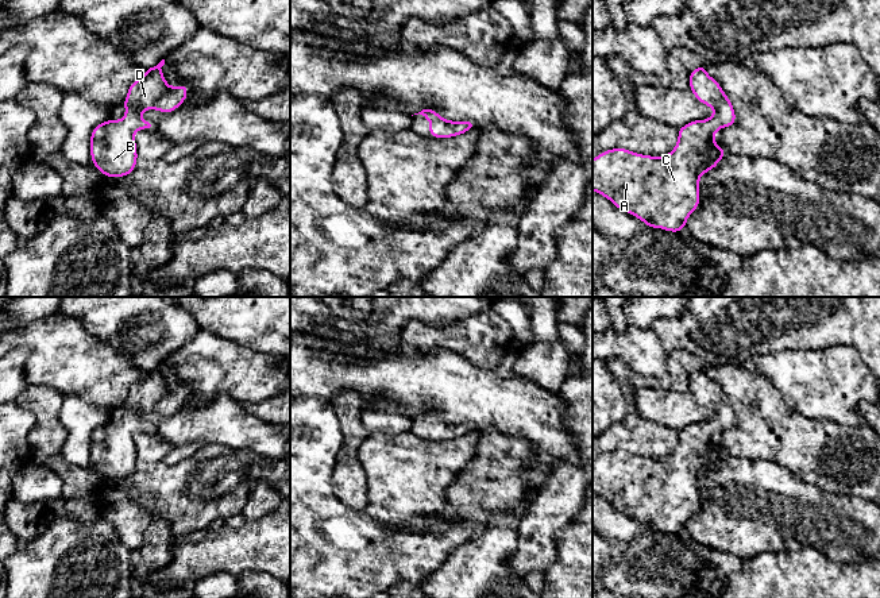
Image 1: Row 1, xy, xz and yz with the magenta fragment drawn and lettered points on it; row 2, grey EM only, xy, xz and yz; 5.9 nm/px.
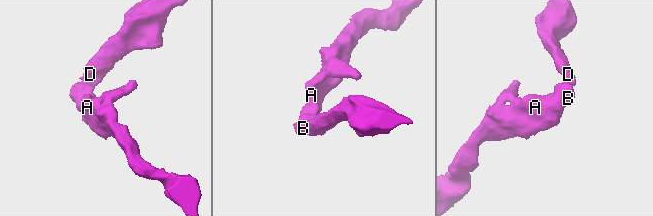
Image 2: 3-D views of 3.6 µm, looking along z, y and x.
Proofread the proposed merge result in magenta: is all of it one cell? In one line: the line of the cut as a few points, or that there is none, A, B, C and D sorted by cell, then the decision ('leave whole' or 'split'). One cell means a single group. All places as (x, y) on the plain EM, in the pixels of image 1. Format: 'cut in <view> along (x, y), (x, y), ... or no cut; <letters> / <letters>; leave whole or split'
no cut; A B C D; leave whole

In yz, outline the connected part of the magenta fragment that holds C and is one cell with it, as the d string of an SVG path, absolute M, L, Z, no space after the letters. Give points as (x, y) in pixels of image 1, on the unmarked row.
M699 369L690 375L690 391L699 405L714 412L714 417L706 423L694 423L679 431L678 447L663 459L642 458L626 451L611 451L601 455L593 462L593 493L605 498L618 512L628 514L642 522L647 529L661 531L669 535L679 535L686 529L688 518L696 513L699 498L699 481L703 475L714 471L726 454L714 444L714 437L722 429L736 425L736 414L729 400L723 396L718 383L711 381L705 369Z

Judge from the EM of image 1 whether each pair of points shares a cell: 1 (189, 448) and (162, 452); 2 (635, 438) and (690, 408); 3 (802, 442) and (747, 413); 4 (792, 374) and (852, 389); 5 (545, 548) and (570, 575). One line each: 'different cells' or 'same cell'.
1: same cell
2: different cells
3: same cell
4: same cell
5: different cells

